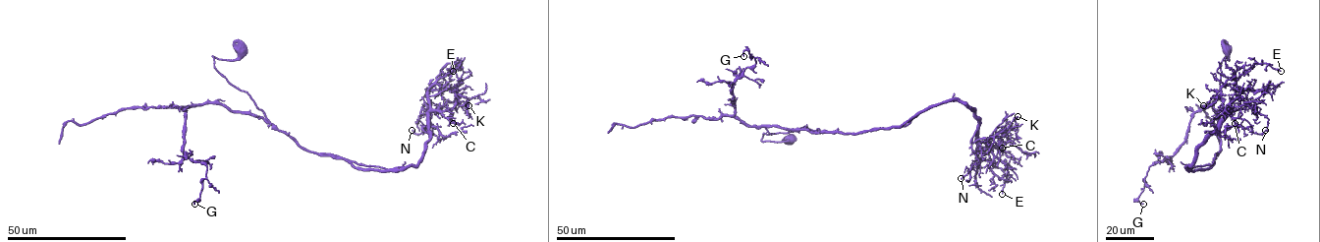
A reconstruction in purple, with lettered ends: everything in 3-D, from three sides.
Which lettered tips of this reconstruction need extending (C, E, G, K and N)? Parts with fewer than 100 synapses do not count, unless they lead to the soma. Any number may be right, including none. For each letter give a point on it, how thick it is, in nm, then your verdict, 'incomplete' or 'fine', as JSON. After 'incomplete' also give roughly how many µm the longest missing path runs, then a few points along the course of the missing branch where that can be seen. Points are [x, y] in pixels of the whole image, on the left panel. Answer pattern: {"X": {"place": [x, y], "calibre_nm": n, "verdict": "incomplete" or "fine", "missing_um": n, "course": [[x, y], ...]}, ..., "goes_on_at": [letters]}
{"C": {"place": [453, 123], "calibre_nm": 110, "verdict": "fine"}, "E": {"place": [453, 71], "calibre_nm": 100, "verdict": "fine"}, "G": {"place": [194, 204], "calibre_nm": 170, "verdict": "fine"}, "K": {"place": [468, 105], "calibre_nm": 360, "verdict": "fine"}, "N": {"place": [412, 130], "calibre_nm": 160, "verdict": "fine"}, "goes_on_at": []}

